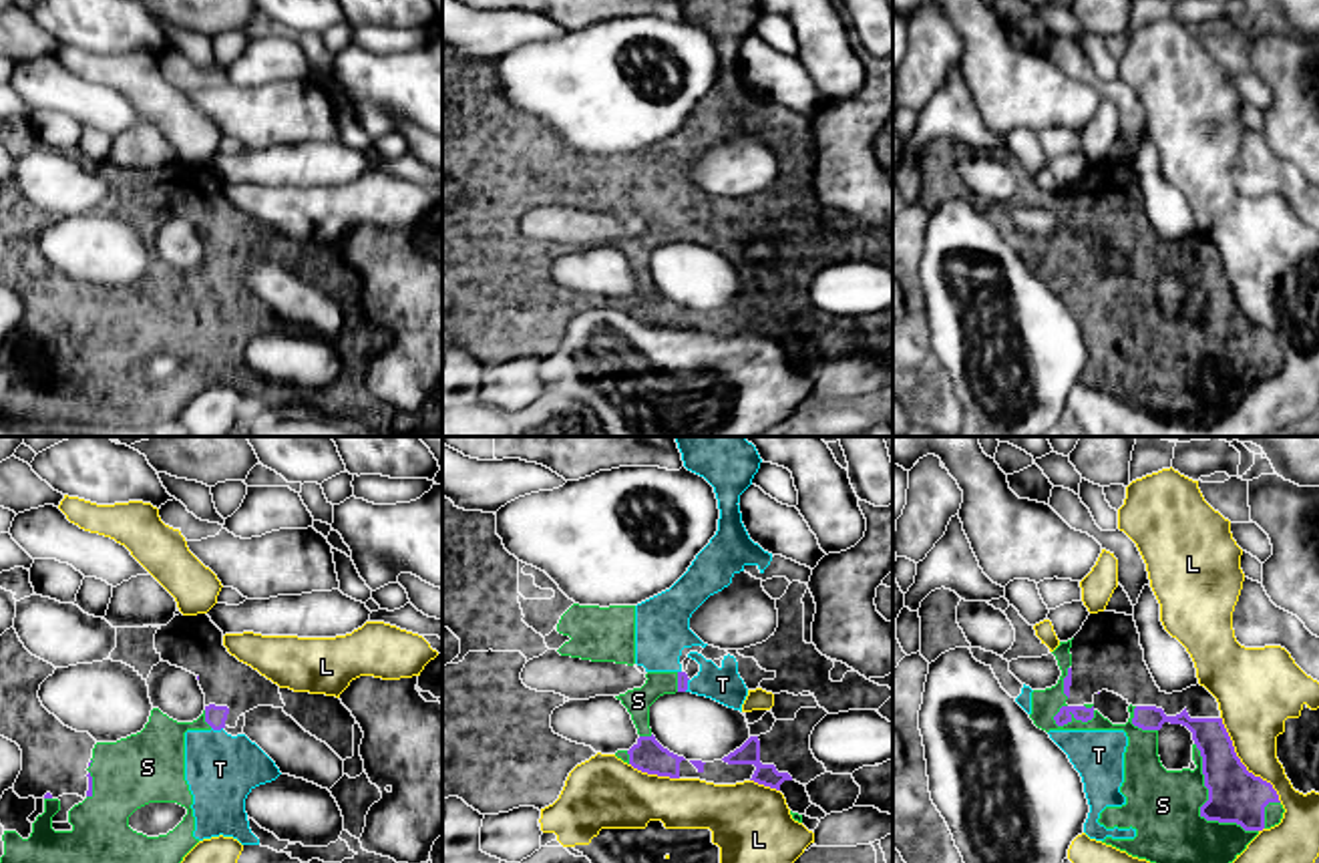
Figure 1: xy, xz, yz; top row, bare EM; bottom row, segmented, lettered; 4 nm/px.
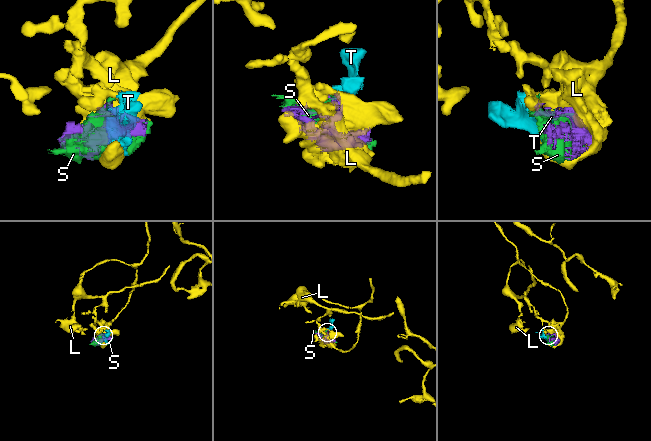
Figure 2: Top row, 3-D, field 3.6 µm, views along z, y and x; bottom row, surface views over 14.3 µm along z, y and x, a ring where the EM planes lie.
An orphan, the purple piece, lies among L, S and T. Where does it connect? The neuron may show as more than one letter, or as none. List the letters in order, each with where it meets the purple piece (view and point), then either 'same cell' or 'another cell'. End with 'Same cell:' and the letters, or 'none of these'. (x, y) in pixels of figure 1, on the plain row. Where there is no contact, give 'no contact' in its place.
L: contact yz (1241, 312); another cell
S: contact yz (1201, 357); same cell
T: contact xy (218, 278); same cell
Same cell: S, T

